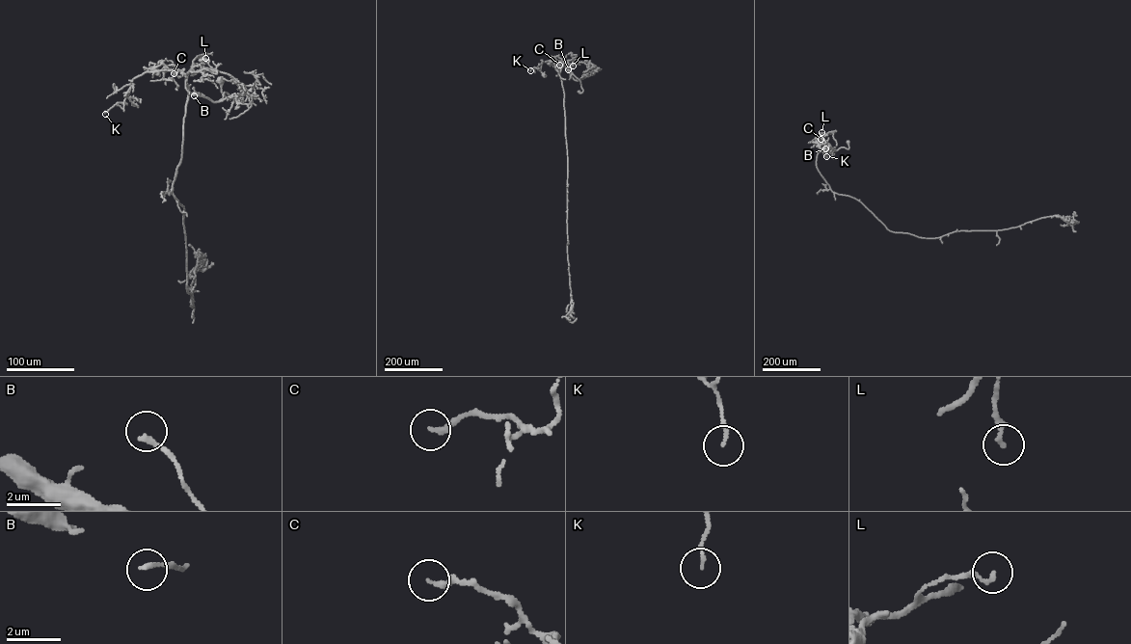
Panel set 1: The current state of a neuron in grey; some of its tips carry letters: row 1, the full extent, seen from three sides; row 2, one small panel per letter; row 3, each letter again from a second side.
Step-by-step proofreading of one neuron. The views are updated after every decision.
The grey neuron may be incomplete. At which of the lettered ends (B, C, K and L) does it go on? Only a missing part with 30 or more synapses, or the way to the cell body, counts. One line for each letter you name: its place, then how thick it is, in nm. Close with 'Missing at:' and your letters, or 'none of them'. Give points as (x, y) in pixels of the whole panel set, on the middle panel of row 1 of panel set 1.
Missing at: none of them

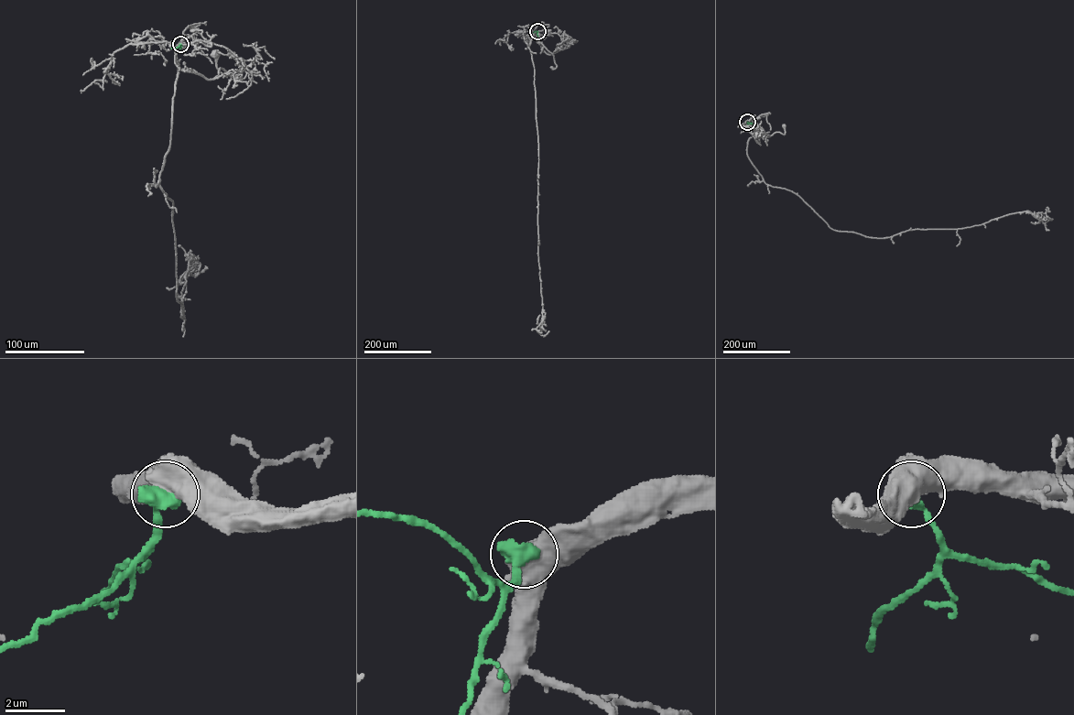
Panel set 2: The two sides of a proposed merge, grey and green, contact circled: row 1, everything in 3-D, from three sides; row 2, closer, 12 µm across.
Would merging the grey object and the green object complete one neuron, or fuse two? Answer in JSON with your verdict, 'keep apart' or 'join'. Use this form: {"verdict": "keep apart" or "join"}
{"verdict": "keep apart"}

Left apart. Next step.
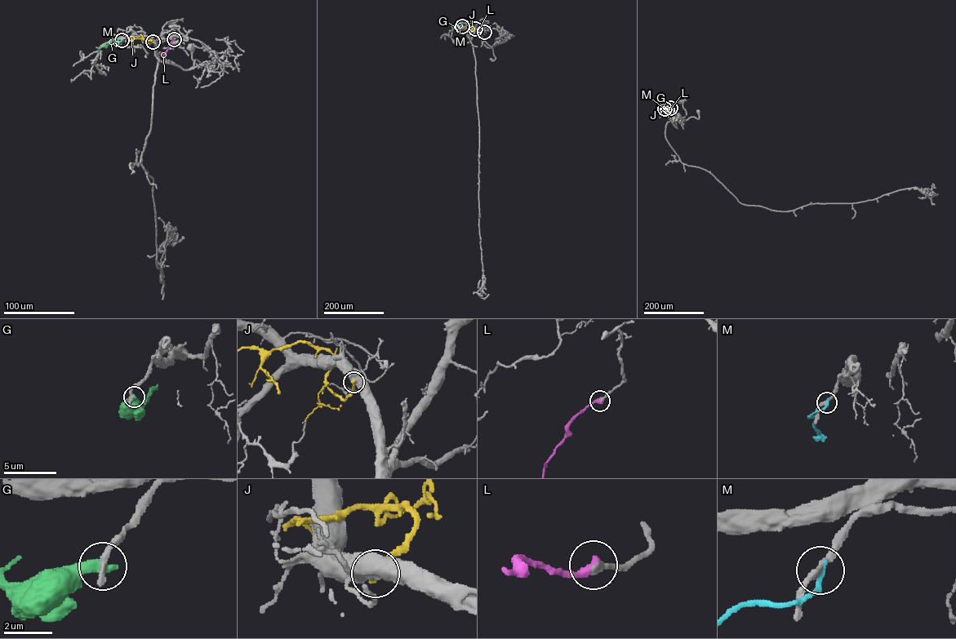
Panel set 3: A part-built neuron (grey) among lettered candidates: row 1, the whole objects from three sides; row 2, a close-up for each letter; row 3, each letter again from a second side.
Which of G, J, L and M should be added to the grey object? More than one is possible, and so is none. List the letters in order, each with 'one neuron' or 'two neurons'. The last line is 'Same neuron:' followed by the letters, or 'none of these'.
G: two neurons
J: two neurons
L: one neuron
M: two neurons
Same neuron: L

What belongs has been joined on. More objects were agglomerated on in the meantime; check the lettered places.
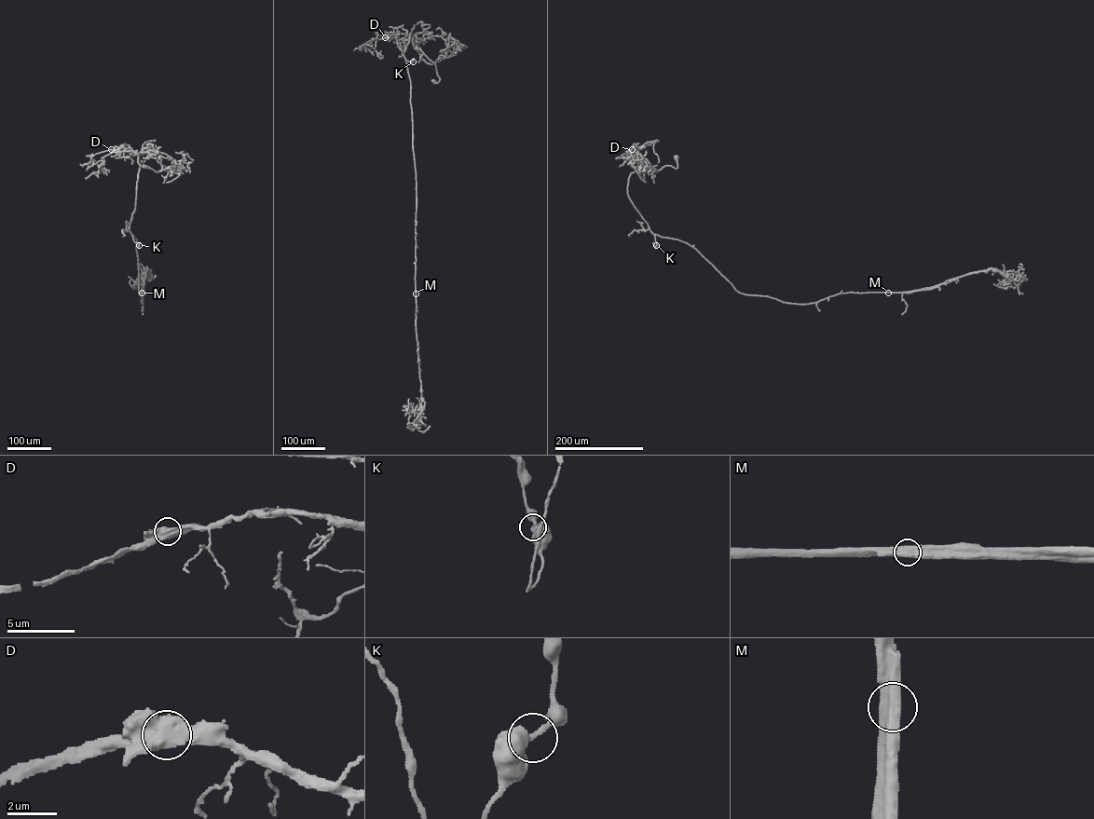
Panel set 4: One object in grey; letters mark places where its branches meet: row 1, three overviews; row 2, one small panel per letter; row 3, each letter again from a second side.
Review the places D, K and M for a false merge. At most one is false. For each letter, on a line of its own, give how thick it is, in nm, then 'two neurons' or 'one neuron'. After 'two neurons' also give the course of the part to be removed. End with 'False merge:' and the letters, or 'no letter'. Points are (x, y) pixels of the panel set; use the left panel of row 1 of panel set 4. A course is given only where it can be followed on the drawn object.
D: calibre 800 nm; one neuron
K: calibre 280 nm; one neuron
M: calibre 650 nm; two neurons; course (142, 293), (147, 268), (134, 288), (141, 275)
False merge: M

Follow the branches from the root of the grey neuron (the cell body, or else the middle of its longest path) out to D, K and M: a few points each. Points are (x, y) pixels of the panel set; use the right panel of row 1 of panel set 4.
D: (676, 157), (676, 169), (666, 165), (653, 171), (641, 165), (630, 154), (632, 149)
K: (676, 157), (676, 169), (666, 165), (653, 171), (641, 166), (628, 182), (629, 197), (654, 234), (656, 245)
M: (676, 157), (676, 169), (632, 172), (629, 197), (652, 233), (694, 248), (740, 293), (806, 304), (888, 293)

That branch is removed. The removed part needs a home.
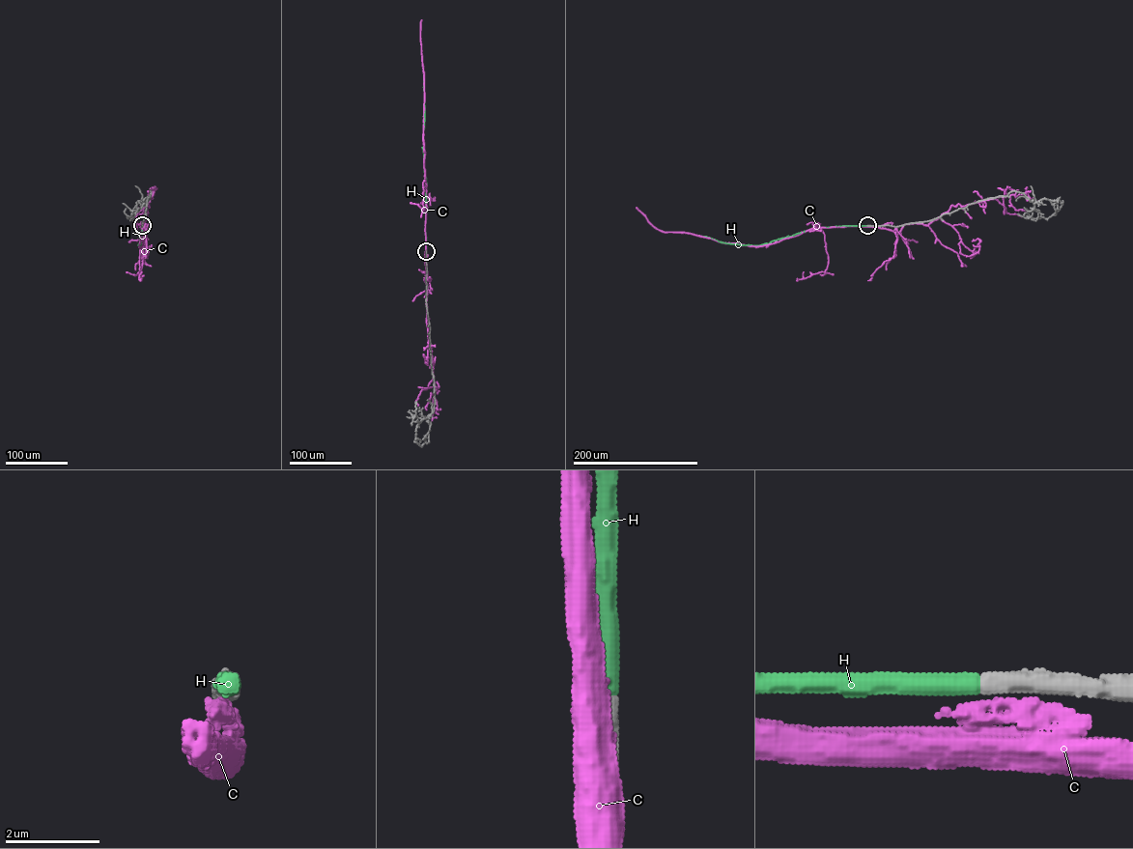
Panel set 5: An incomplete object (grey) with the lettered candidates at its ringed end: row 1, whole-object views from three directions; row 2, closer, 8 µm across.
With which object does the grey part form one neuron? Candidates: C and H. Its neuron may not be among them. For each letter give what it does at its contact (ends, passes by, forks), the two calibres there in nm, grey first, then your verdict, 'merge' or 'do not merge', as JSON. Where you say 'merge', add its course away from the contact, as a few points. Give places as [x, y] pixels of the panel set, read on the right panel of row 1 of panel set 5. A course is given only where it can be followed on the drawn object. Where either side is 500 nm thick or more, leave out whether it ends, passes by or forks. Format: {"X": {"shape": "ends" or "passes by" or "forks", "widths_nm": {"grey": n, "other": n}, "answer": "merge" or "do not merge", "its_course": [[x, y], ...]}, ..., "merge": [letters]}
{"C": {"widths_nm": {"grey": 600, "other": 500}, "answer": "do not merge"}, "H": {"shape": "ends", "widths_nm": {"grey": 440, "other": 440}, "answer": "merge", "its_course": [[867, 225], [811, 229], [758, 245], [721, 242], [696, 235]]}, "merge": ["H"]}

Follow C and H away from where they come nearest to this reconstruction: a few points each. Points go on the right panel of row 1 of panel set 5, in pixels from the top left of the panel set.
C: (867, 226), (814, 228), (768, 244), (750, 246), (722, 242), (685, 233), (662, 232), (637, 207)
H: (867, 225), (811, 229), (758, 245), (721, 242), (696, 235)

